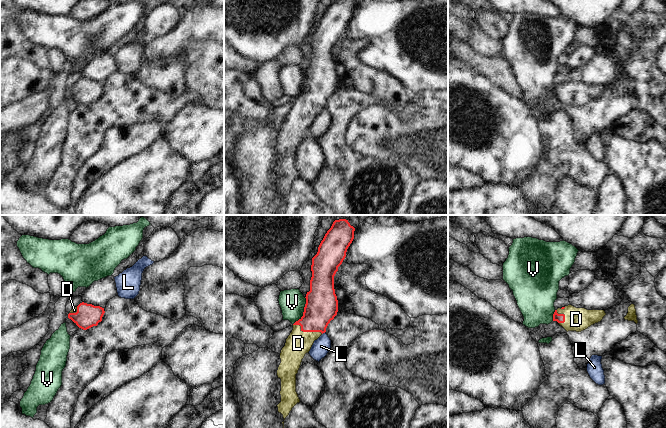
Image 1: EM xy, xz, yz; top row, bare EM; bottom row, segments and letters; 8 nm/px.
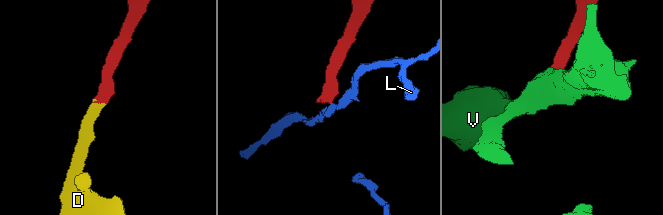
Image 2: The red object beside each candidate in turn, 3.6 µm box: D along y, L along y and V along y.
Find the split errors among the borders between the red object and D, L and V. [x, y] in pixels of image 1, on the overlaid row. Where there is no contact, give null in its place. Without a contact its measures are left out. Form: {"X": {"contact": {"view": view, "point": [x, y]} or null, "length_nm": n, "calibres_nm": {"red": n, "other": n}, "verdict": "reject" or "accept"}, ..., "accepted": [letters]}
{"D": {"contact": {"view": "xz", "point": [307, 331]}, "length_nm": 260, "calibres_nm": {"red": 260, "other": 200}, "verdict": "accept"}, "L": {"contact": {"view": "xz", "point": [323, 332]}, "length_nm": 40, "calibres_nm": {"red": 260, "other": 140}, "verdict": "reject"}, "V": {"contact": {"view": "xz", "point": [304, 311]}, "length_nm": 240, "calibres_nm": {"red": 260, "other": 200}, "verdict": "reject"}, "accepted": ["D"]}

